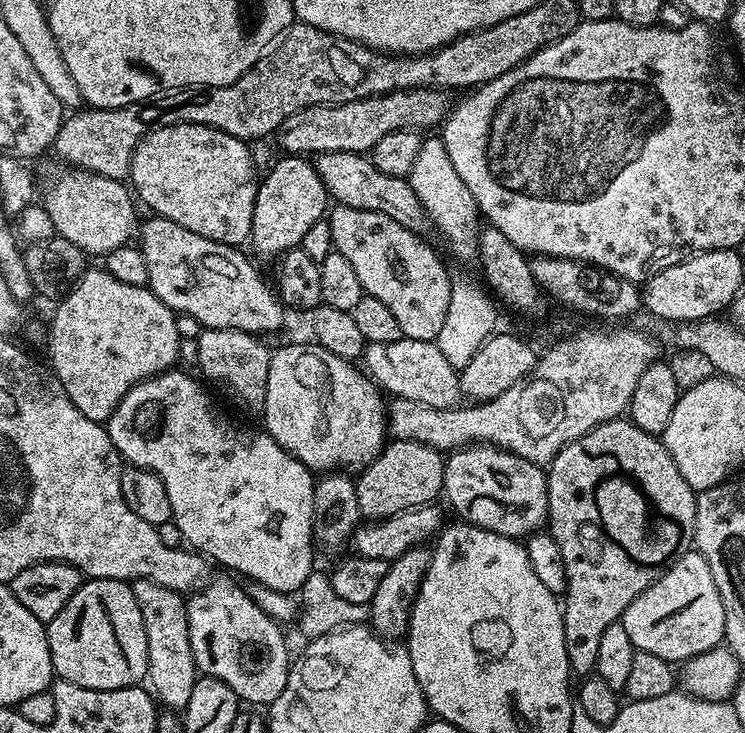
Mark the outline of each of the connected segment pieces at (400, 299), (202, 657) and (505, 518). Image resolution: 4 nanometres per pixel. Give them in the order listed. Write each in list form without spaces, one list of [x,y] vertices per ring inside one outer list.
[[[336,204],[327,213],[330,222],[332,246],[350,261],[350,266],[358,273],[358,282],[362,282],[362,290],[366,296],[378,298],[394,314],[400,327],[400,335],[406,340],[435,341],[436,336],[446,326],[446,310],[450,310],[453,277],[448,277],[448,268],[440,261],[440,256],[424,241],[423,235],[406,230],[394,222],[394,218],[386,218],[386,214],[378,214],[374,210],[354,210],[345,204]]]
[[[209,579],[203,590],[187,597],[186,603],[197,673],[226,682],[245,705],[272,705],[286,686],[290,667],[283,627],[252,601],[245,587],[239,588],[232,580]]]
[[[469,444],[466,448],[457,448],[444,461],[444,490],[443,499],[448,499],[448,504],[457,512],[459,519],[465,524],[476,524],[479,528],[490,530],[494,534],[502,534],[513,538],[527,538],[534,532],[539,532],[548,522],[548,478],[545,469],[539,464],[530,462],[526,458],[518,458],[518,454],[496,448],[492,444]]]

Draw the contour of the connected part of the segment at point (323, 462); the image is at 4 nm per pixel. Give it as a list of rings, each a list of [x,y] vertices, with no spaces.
[[[315,342],[288,344],[272,352],[263,431],[313,474],[363,469],[389,439],[385,393],[356,367],[353,361],[338,358]]]

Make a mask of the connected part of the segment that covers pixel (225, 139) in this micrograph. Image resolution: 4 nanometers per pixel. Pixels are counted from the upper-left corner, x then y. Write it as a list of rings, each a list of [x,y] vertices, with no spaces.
[[[163,124],[140,139],[132,155],[130,184],[139,203],[149,208],[149,213],[178,222],[202,238],[233,246],[249,243],[254,222],[254,202],[258,187],[258,172],[252,161],[252,152],[247,143],[217,128],[201,124]]]

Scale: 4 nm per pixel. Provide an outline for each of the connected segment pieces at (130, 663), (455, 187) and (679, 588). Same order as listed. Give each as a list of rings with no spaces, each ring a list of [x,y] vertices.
[[[85,579],[46,627],[52,670],[61,680],[90,690],[118,690],[139,685],[147,677],[146,626],[127,580]]]
[[[425,139],[421,143],[418,158],[406,179],[414,194],[418,194],[429,221],[435,227],[436,224],[440,227],[440,232],[448,239],[449,246],[460,256],[475,257],[482,227],[480,209],[476,207],[470,190],[466,190],[466,182],[458,178],[458,170],[454,170],[454,162],[450,162],[450,154],[446,154],[443,139]]]
[[[695,550],[677,556],[646,591],[626,606],[622,623],[637,652],[658,654],[658,658],[669,662],[685,662],[711,648],[721,647],[725,643],[726,610],[706,558]]]

